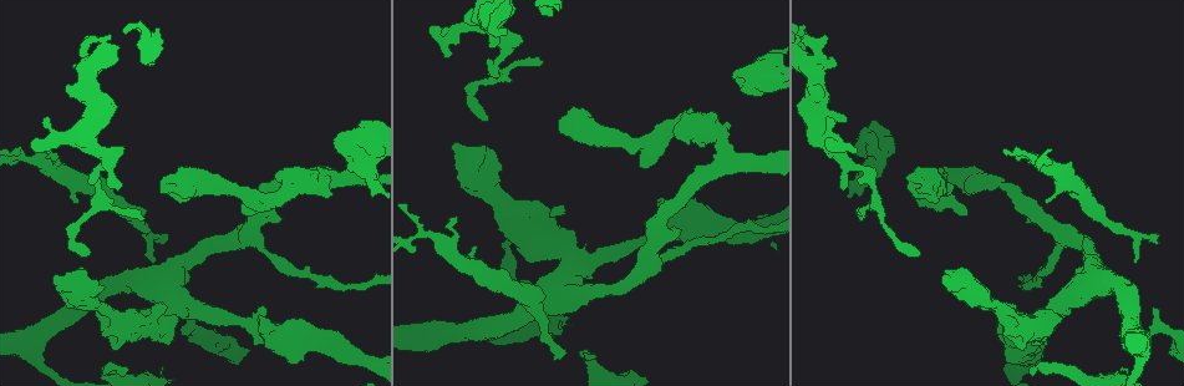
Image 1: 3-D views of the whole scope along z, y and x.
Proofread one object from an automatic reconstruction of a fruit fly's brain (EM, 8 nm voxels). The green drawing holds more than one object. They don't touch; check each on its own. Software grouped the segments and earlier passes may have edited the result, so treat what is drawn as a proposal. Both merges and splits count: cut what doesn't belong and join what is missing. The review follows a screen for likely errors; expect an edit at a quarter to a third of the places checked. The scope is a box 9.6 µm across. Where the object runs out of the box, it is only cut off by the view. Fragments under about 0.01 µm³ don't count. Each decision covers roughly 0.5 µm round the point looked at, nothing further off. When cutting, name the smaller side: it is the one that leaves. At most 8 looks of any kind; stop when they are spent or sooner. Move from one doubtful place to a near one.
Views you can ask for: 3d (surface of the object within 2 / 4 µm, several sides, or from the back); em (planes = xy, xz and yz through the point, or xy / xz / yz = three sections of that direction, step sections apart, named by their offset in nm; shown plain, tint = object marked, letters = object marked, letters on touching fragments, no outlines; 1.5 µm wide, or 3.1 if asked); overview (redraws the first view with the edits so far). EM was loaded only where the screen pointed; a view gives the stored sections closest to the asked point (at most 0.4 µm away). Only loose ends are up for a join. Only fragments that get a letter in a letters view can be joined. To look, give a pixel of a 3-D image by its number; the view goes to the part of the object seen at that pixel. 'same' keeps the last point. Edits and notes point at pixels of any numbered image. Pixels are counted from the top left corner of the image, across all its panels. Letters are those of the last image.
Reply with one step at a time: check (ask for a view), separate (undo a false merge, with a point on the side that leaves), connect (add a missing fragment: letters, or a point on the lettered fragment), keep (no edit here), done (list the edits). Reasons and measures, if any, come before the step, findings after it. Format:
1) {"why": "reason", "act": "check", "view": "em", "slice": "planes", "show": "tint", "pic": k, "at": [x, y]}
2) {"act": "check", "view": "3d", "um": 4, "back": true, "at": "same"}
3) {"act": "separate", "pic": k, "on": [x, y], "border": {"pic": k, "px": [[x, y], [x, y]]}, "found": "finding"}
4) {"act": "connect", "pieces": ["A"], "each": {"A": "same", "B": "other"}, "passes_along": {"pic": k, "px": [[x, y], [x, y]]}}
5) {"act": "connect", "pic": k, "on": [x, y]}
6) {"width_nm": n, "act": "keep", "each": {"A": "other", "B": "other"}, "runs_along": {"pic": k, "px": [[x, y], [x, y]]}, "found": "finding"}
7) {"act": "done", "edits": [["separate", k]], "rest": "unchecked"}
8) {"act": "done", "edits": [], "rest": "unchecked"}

{"why": "free end", "act": "check", "view": "3d", "um": 2, "pic": 1, "at": [1152, 309]}

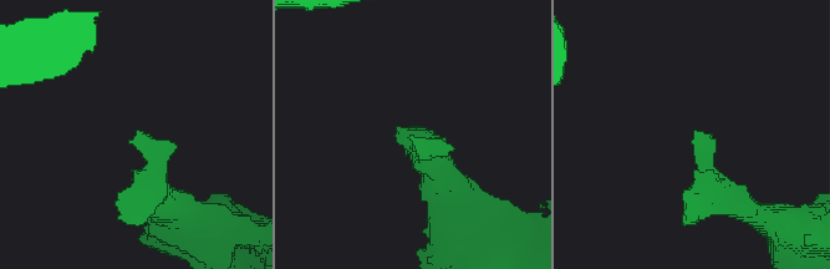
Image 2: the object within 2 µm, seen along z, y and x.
{"why": "shape alone is not enough", "act": "check", "view": "em", "slice": "planes", "show": "letters", "pic": 2, "at": [694, 134]}

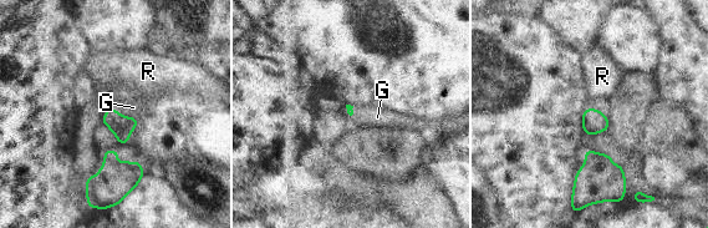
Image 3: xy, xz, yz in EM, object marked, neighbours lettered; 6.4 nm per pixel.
{"act": "connect", "pieces": ["G"], "each": {"G": "same", "R": "other"}, "found": "the cell continues"}

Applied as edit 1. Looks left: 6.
{"act": "check", "view": "em", "slice": "planes", "show": "plain", "pic": 1, "at": [540, 62]}

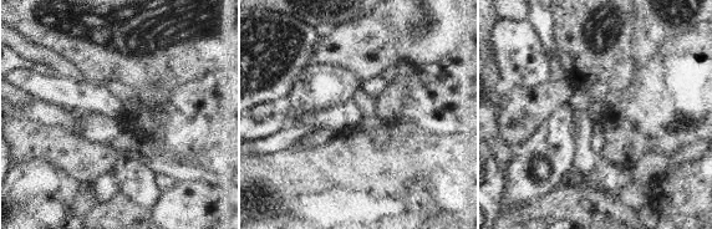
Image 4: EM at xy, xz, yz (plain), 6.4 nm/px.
{"why": "what lies round it", "act": "check", "view": "em", "slice": "planes", "show": "letters", "at": "same"}

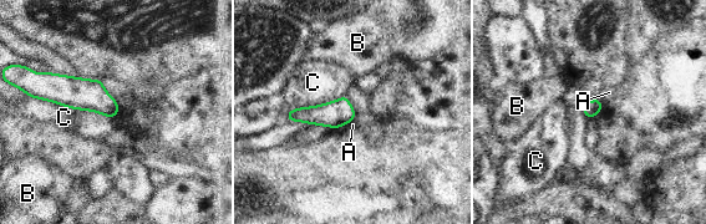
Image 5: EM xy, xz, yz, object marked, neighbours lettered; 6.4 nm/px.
{"width_nm": 100, "act": "keep", "each": {"A": "other", "B": "other", "C": "other"}, "border": {"pic": 5, "px": [[355, 117], [344, 126]]}, "found": "no lettered fragment goes on from it"}

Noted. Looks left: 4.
{"why": "branch stops here", "act": "check", "view": "em", "slice": "planes", "show": "tint", "pic": 1, "at": [486, 119]}

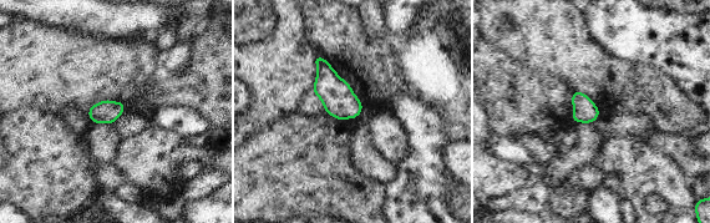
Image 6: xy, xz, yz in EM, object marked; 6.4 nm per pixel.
{"why": "see the neighbours", "act": "check", "view": "em", "slice": "planes", "show": "letters", "at": "same"}

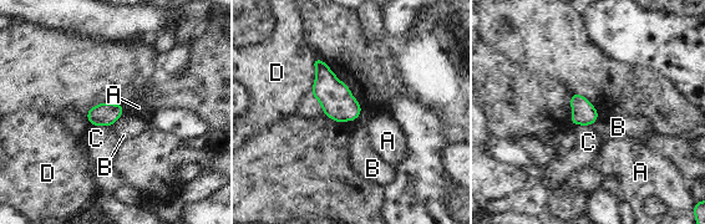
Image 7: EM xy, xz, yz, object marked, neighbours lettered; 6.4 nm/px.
{"act": "keep", "each": {"A": "other", "B": "other", "C": "other", "D": "other"}, "border": {"pic": 7, "px": [[123, 110], [110, 126]]}, "found": "no lettered fragment goes on from it"}

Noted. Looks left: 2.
{"act": "done", "edits": [["connect", 3]], "rest": "unchecked"}

